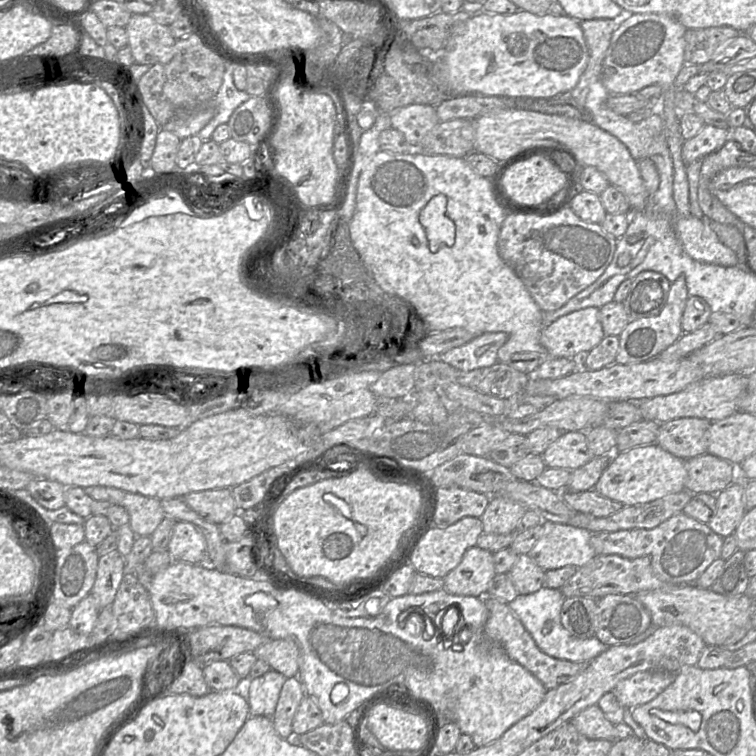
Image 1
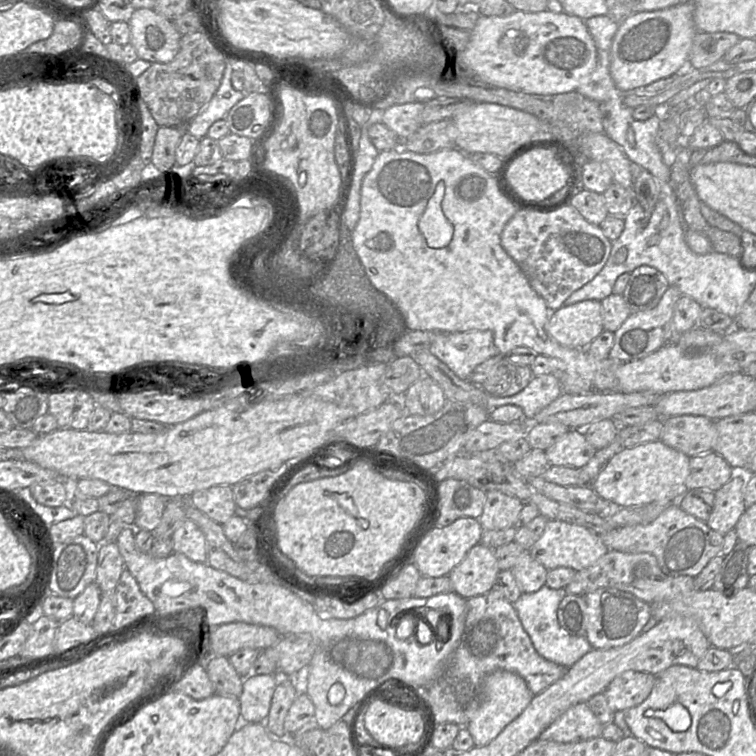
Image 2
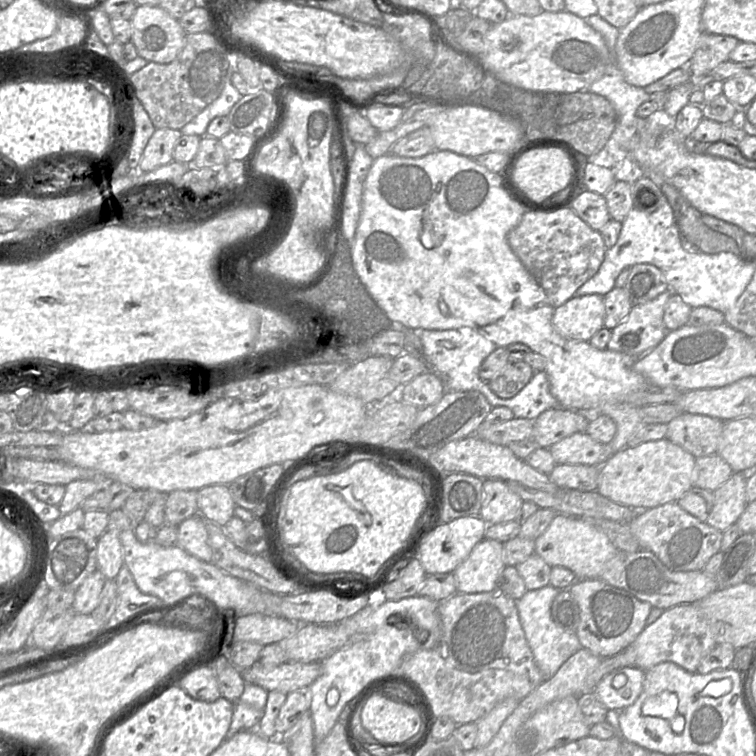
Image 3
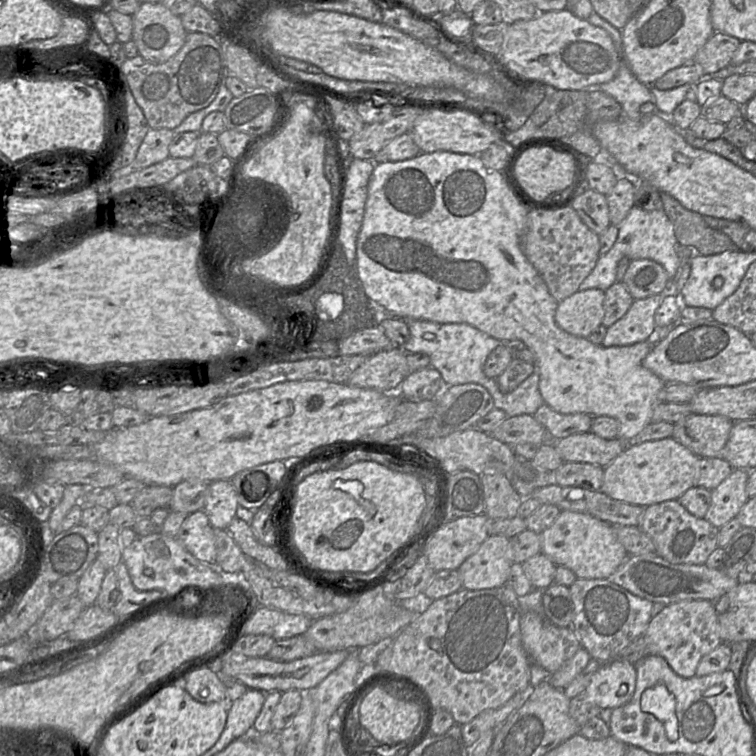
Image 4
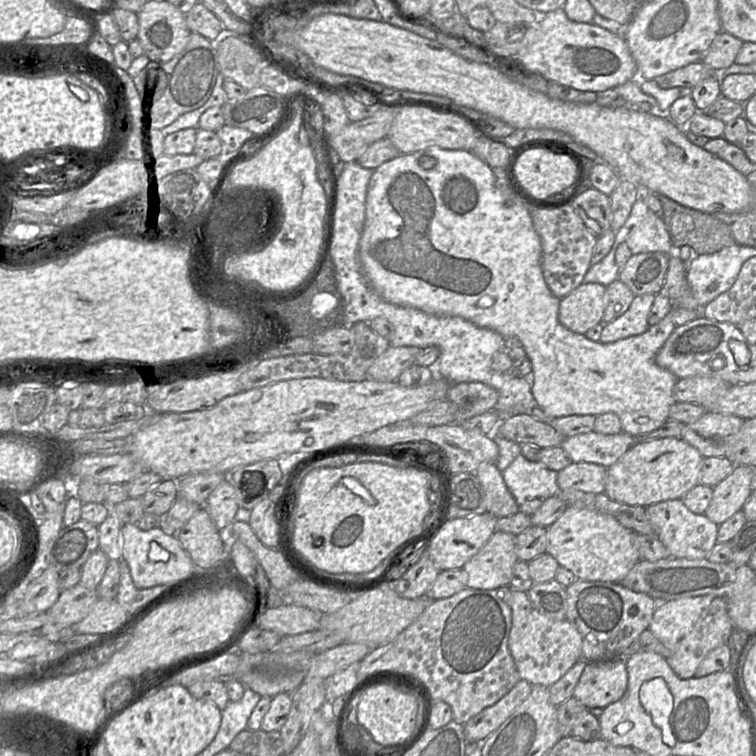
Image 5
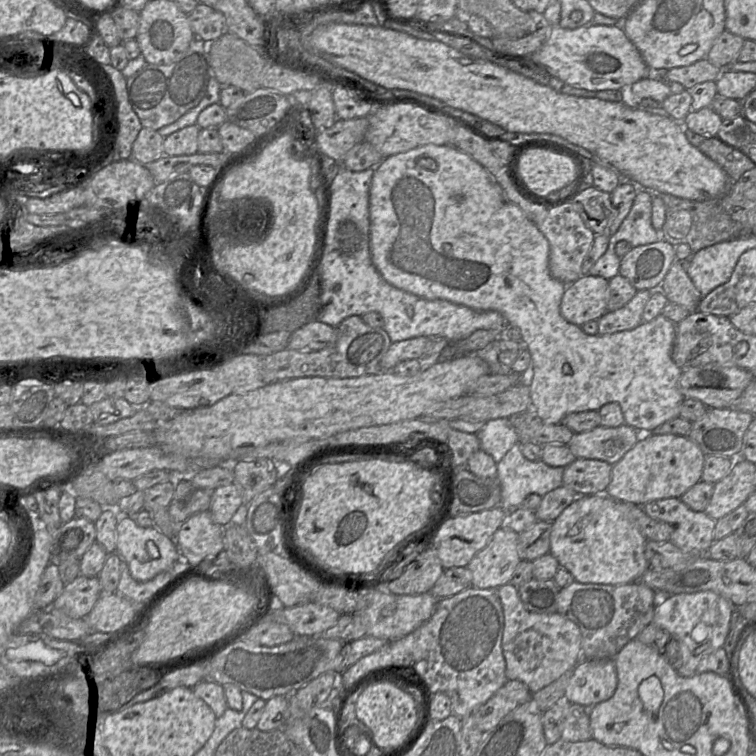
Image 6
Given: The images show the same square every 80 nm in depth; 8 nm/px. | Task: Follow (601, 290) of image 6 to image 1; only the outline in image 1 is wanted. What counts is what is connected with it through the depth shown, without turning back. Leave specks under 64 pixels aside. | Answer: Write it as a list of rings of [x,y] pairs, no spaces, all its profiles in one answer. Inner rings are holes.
[[[588,307],[564,315],[544,327],[540,343],[550,357],[579,359],[604,336],[599,308]]]

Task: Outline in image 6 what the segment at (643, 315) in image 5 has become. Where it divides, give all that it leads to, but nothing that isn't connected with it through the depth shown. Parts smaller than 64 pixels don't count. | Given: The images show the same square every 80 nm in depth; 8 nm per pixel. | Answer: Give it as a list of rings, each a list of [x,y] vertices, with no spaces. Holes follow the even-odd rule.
[[[639,290],[622,308],[615,311],[607,311],[598,320],[598,335],[632,330],[639,326],[643,322],[643,310],[652,292],[650,290]]]

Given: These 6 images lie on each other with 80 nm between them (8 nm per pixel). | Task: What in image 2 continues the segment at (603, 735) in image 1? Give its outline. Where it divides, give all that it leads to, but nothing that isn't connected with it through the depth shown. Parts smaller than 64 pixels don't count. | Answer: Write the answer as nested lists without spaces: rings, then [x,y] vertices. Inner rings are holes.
[[[586,702],[578,703],[550,724],[538,737],[559,743],[573,743],[601,736],[600,723]]]

